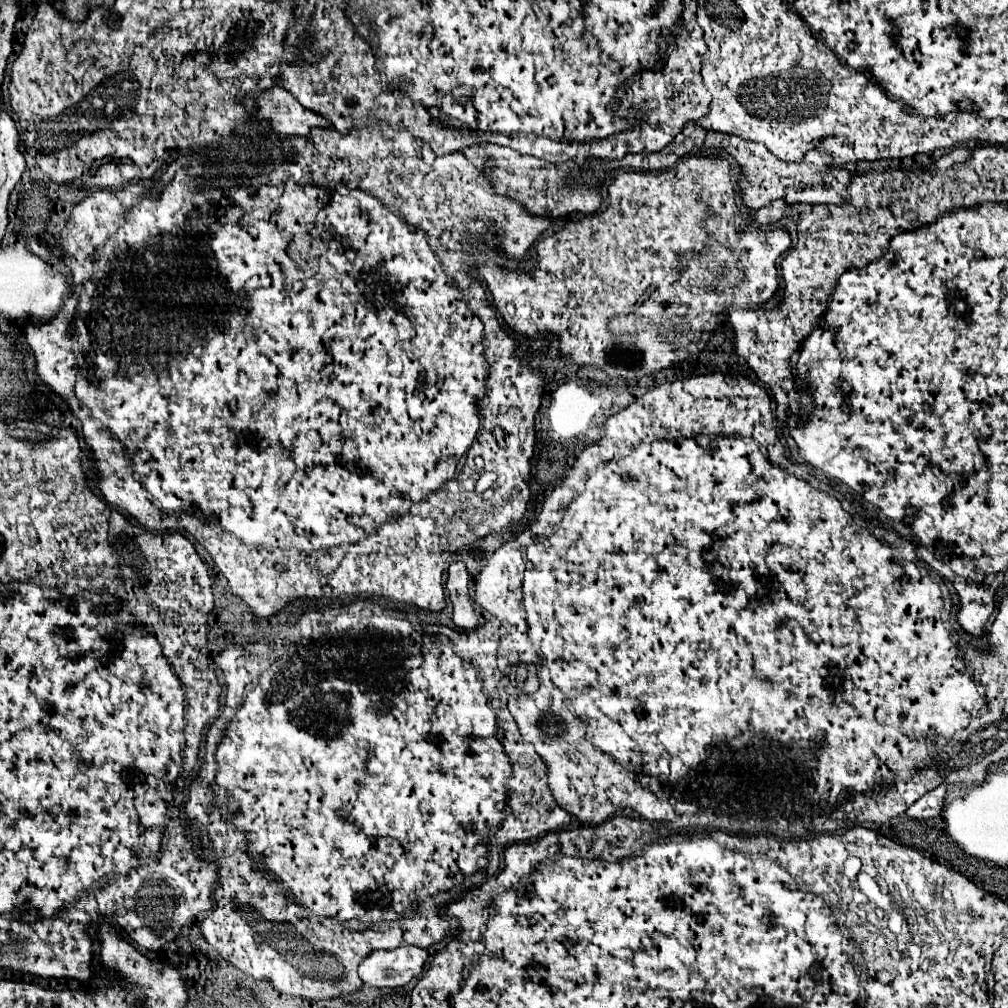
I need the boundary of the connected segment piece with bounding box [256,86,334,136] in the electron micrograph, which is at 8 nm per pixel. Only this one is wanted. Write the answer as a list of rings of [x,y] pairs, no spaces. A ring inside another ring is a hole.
[[[272,86],[270,90],[266,90],[256,98],[256,102],[256,118],[270,120],[276,134],[308,136],[308,130],[312,126],[334,128],[330,126],[330,122],[326,122],[326,118],[322,118],[322,114],[314,114],[312,110],[302,108],[300,102],[280,86]]]

